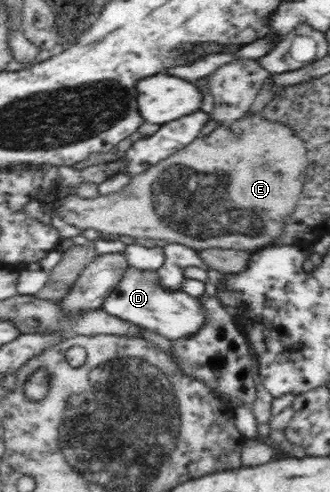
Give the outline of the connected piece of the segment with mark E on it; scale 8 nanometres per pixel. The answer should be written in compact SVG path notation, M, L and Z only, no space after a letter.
M248 112L237 121L223 123L217 126L209 135L202 134L189 145L185 145L183 149L179 149L177 153L173 153L169 157L162 159L159 163L152 165L143 173L132 176L131 182L125 188L111 194L102 194L96 198L81 198L73 193L69 196L59 197L51 204L56 206L56 212L65 223L73 225L79 229L96 229L103 233L111 235L129 235L137 241L165 239L168 243L179 243L194 249L195 252L203 251L203 249L235 249L241 251L253 251L263 248L267 243L271 243L273 239L281 235L282 229L285 229L285 221L289 219L294 208L298 204L301 196L301 189L307 181L307 168L309 167L308 150L304 141L287 125L283 125L279 121L269 121L262 116L262 112L252 114Z

